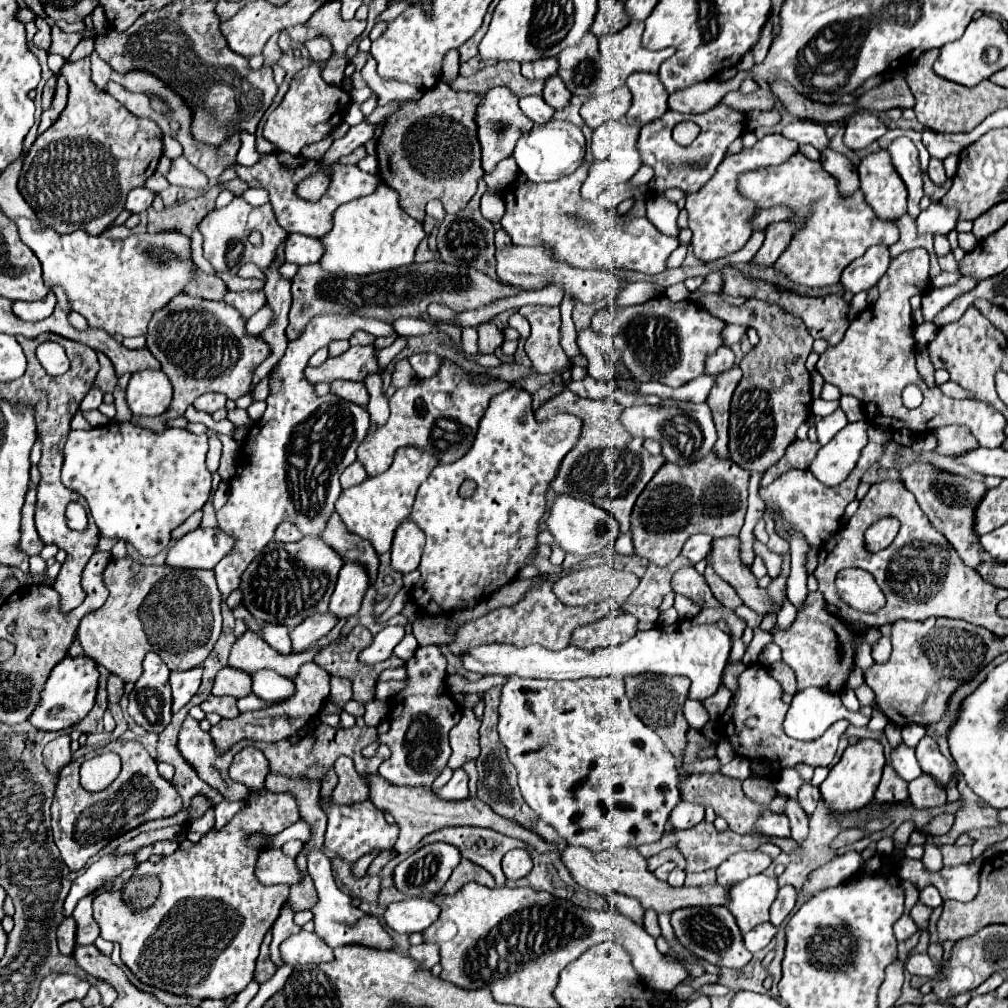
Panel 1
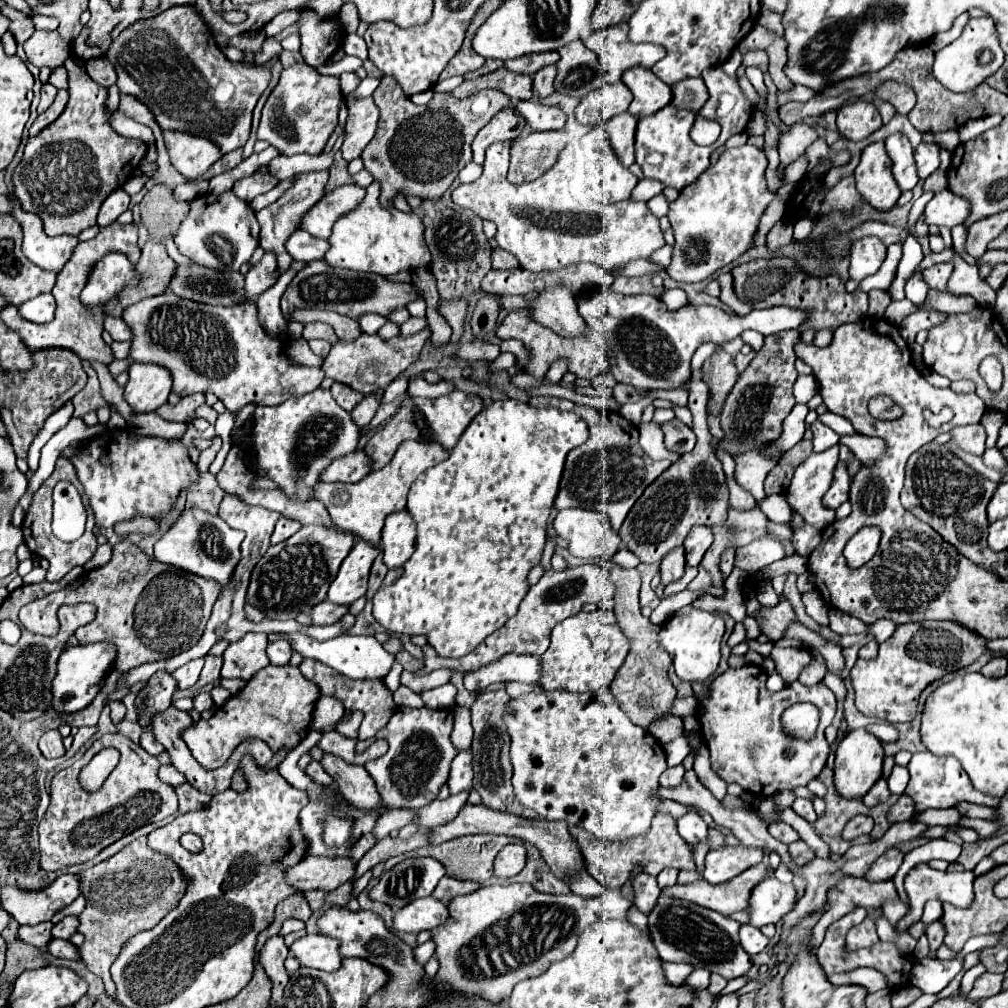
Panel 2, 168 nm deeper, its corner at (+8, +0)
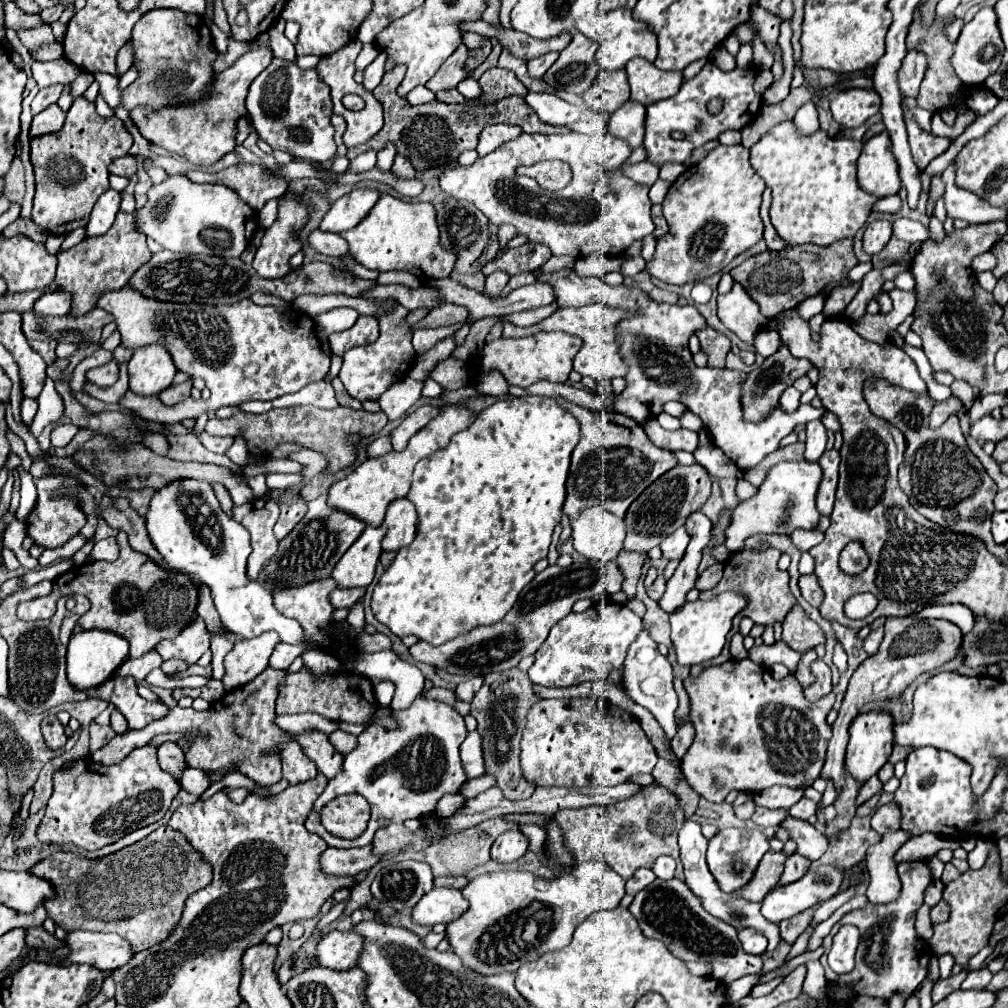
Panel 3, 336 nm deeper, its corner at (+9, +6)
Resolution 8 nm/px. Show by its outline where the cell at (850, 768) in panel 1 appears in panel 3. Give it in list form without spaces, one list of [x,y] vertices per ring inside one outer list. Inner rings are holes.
[[[882,709],[860,713],[852,721],[850,743],[848,743],[848,751],[846,751],[846,771],[852,773],[856,777],[856,781],[860,781],[860,783],[868,781],[888,761],[888,757],[892,753],[892,745],[894,745],[892,729],[894,729],[894,719],[888,711],[882,711]]]

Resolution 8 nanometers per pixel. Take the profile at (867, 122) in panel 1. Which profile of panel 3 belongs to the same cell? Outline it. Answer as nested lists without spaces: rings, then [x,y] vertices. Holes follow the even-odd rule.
[[[844,89],[832,97],[830,111],[842,127],[860,127],[880,111],[880,95],[870,89]]]

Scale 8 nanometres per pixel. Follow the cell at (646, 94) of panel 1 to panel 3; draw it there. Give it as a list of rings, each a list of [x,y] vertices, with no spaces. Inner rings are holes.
[[[638,57],[628,61],[626,73],[628,73],[630,91],[632,91],[630,99],[642,105],[650,105],[676,95],[684,81],[682,73],[660,71],[650,61],[644,61]]]

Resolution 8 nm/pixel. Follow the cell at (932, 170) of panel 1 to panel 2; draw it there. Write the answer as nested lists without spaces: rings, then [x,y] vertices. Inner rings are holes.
[[[921,143],[915,151],[917,161],[917,175],[919,179],[927,179],[933,171],[939,169],[939,149],[933,143]]]

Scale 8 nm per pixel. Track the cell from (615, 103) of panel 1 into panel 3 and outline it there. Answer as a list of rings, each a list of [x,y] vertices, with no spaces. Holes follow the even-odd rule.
[[[602,69],[590,89],[582,95],[586,105],[594,111],[614,113],[630,99],[630,87],[626,79],[626,71],[606,71]]]

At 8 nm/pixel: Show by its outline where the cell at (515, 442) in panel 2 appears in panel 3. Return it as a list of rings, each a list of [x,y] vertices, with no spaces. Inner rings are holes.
[[[530,395],[524,399],[510,397],[510,399],[498,401],[492,407],[478,413],[474,423],[466,431],[460,431],[458,435],[454,435],[442,451],[436,451],[436,453],[428,455],[426,459],[422,459],[414,469],[412,489],[408,493],[408,499],[416,505],[416,511],[418,511],[418,533],[416,533],[416,539],[408,547],[402,547],[398,551],[392,565],[380,577],[380,583],[372,595],[374,617],[380,623],[384,623],[398,637],[416,635],[418,639],[428,641],[432,645],[442,645],[458,635],[468,633],[470,629],[474,629],[478,625],[492,625],[496,621],[502,621],[502,617],[516,603],[518,593],[534,579],[534,575],[536,575],[534,563],[548,555],[552,531],[560,523],[562,505],[564,505],[564,497],[566,497],[564,485],[566,485],[568,467],[570,467],[570,453],[576,447],[576,443],[578,443],[578,421],[568,411],[564,411],[554,399],[538,397],[538,395]]]

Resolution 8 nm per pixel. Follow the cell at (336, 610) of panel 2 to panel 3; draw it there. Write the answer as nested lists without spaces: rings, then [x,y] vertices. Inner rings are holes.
[[[334,589],[330,595],[330,603],[334,607],[352,607],[356,601],[364,597],[366,589]]]

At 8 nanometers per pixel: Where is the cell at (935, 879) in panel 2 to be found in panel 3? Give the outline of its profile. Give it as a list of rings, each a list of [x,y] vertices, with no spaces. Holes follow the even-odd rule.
[[[910,861],[910,863],[898,863],[898,877],[902,881],[900,897],[888,905],[866,905],[862,909],[854,909],[846,913],[830,931],[830,935],[824,939],[824,949],[828,953],[832,945],[832,937],[838,933],[842,925],[854,925],[860,929],[862,939],[856,951],[856,967],[846,975],[830,973],[826,959],[820,959],[824,967],[824,975],[828,983],[838,983],[842,987],[850,987],[856,995],[870,995],[880,997],[884,1001],[892,999],[894,995],[902,995],[908,999],[918,985],[926,977],[926,967],[930,961],[930,945],[916,935],[914,929],[914,917],[918,907],[924,903],[924,891],[932,883],[932,873],[924,861]]]

